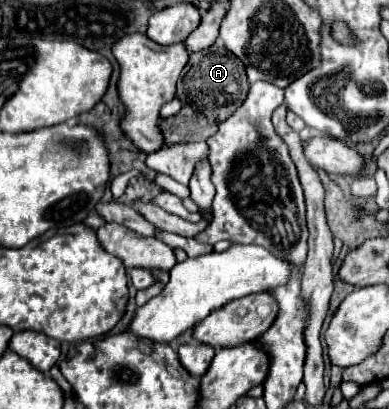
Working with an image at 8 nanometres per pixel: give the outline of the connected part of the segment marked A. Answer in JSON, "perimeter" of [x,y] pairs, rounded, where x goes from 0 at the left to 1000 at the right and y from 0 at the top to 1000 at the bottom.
{"perimeter":[[[548,105],[548,115],[491,130],[486,154],[455,203],[455,242],[470,247],[470,267],[434,291],[414,296],[424,330],[424,359],[445,350],[481,345],[532,345],[563,311],[573,291],[599,281],[599,271],[635,237],[635,183],[614,139],[573,115],[573,105]]]}

